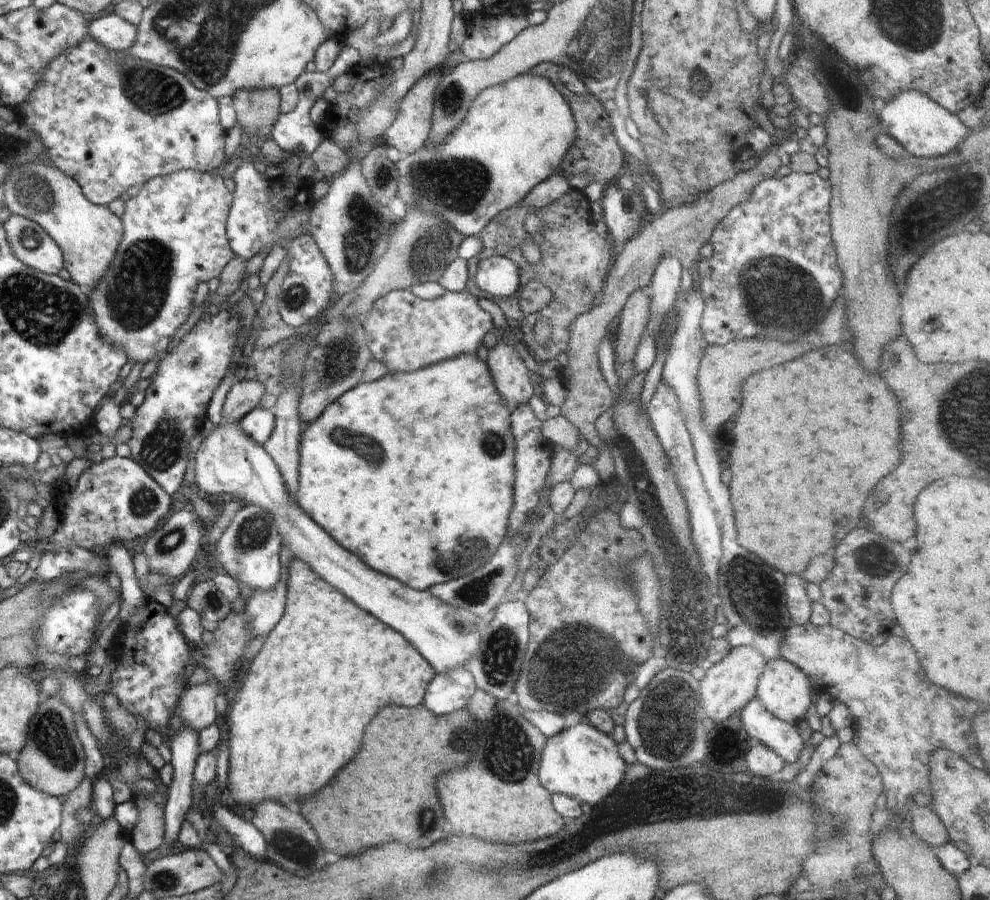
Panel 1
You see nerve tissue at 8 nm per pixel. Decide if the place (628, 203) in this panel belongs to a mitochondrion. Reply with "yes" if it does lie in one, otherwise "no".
no

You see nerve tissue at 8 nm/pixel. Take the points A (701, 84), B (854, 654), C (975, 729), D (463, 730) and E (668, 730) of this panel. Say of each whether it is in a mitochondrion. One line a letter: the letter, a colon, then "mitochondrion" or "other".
A: mitochondrion
B: other
C: other
D: mitochondrion
E: mitochondrion

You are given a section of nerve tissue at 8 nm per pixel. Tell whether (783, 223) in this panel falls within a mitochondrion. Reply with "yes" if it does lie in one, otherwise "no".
no

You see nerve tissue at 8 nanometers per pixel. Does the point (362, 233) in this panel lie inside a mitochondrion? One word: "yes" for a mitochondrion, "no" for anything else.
yes

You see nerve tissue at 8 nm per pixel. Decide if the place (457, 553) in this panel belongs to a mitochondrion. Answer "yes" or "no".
yes

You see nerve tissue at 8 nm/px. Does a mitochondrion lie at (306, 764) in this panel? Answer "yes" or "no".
no

